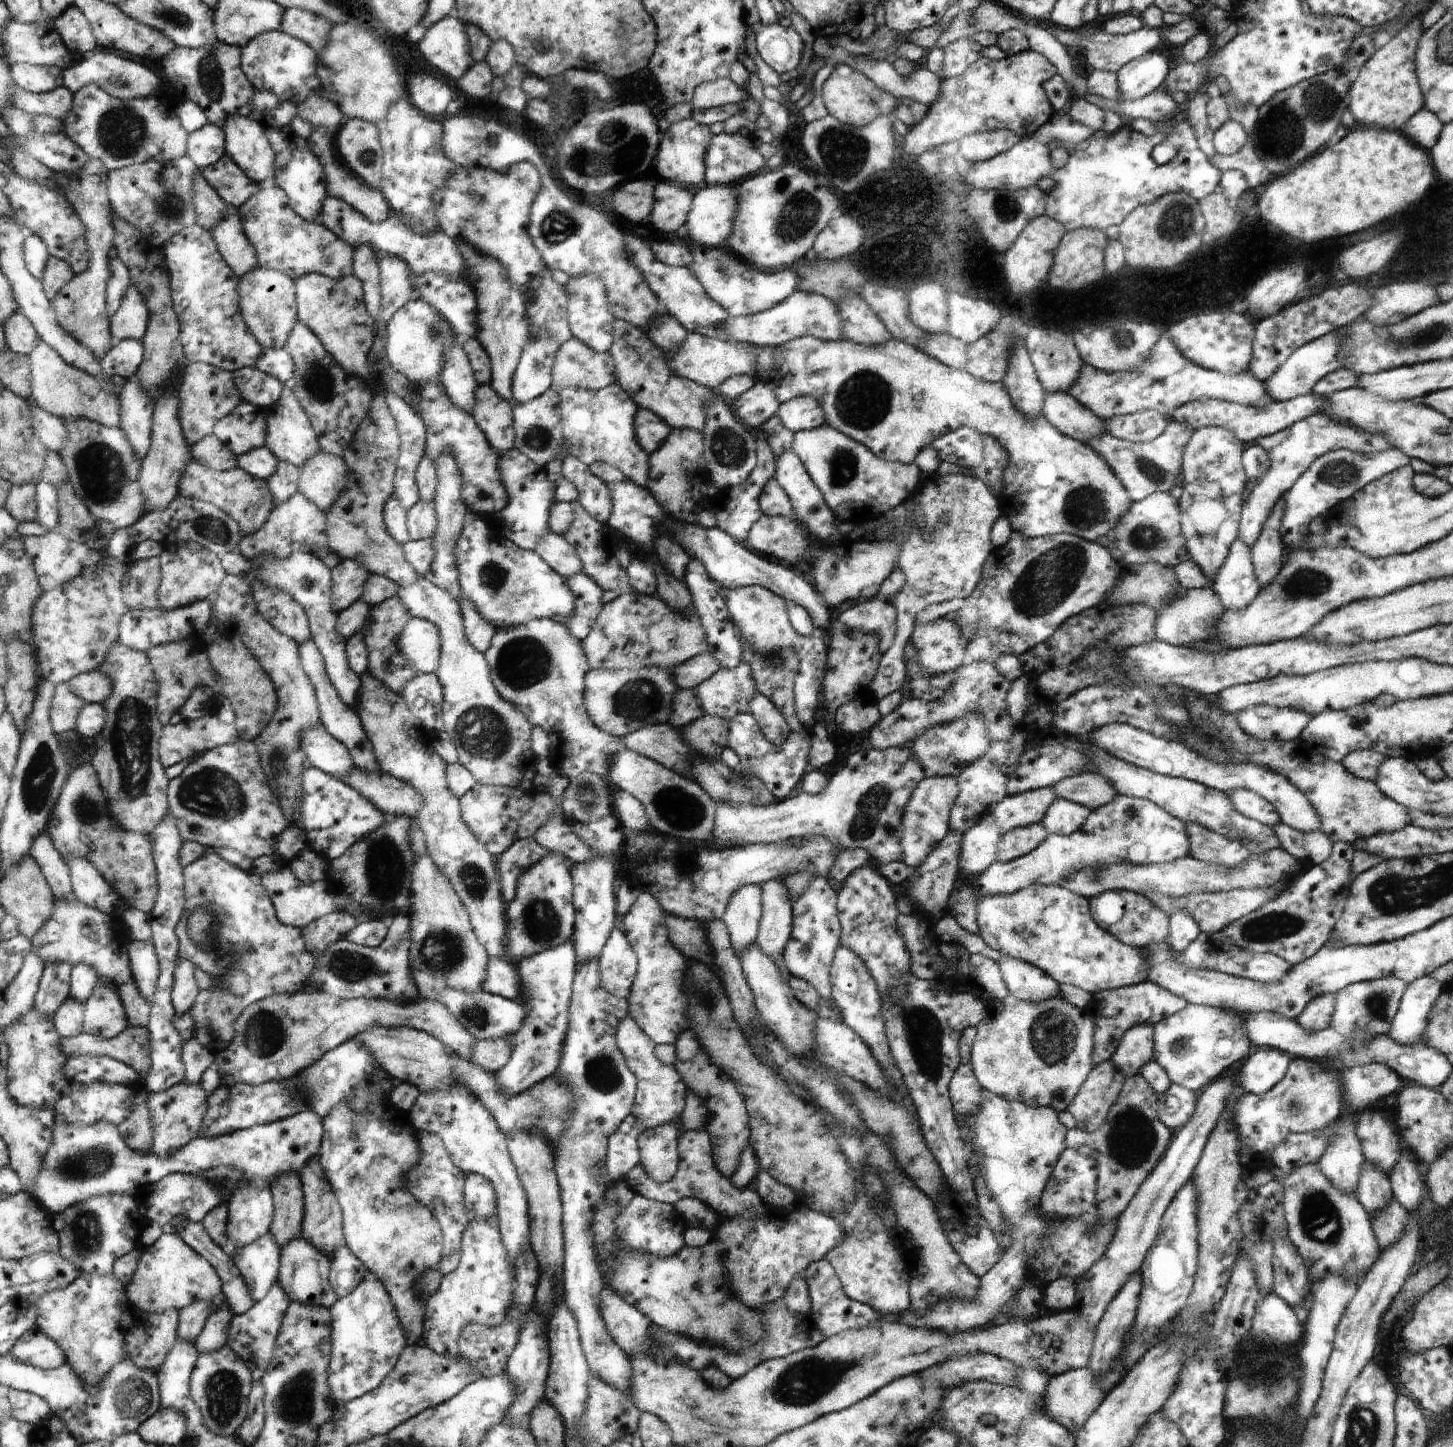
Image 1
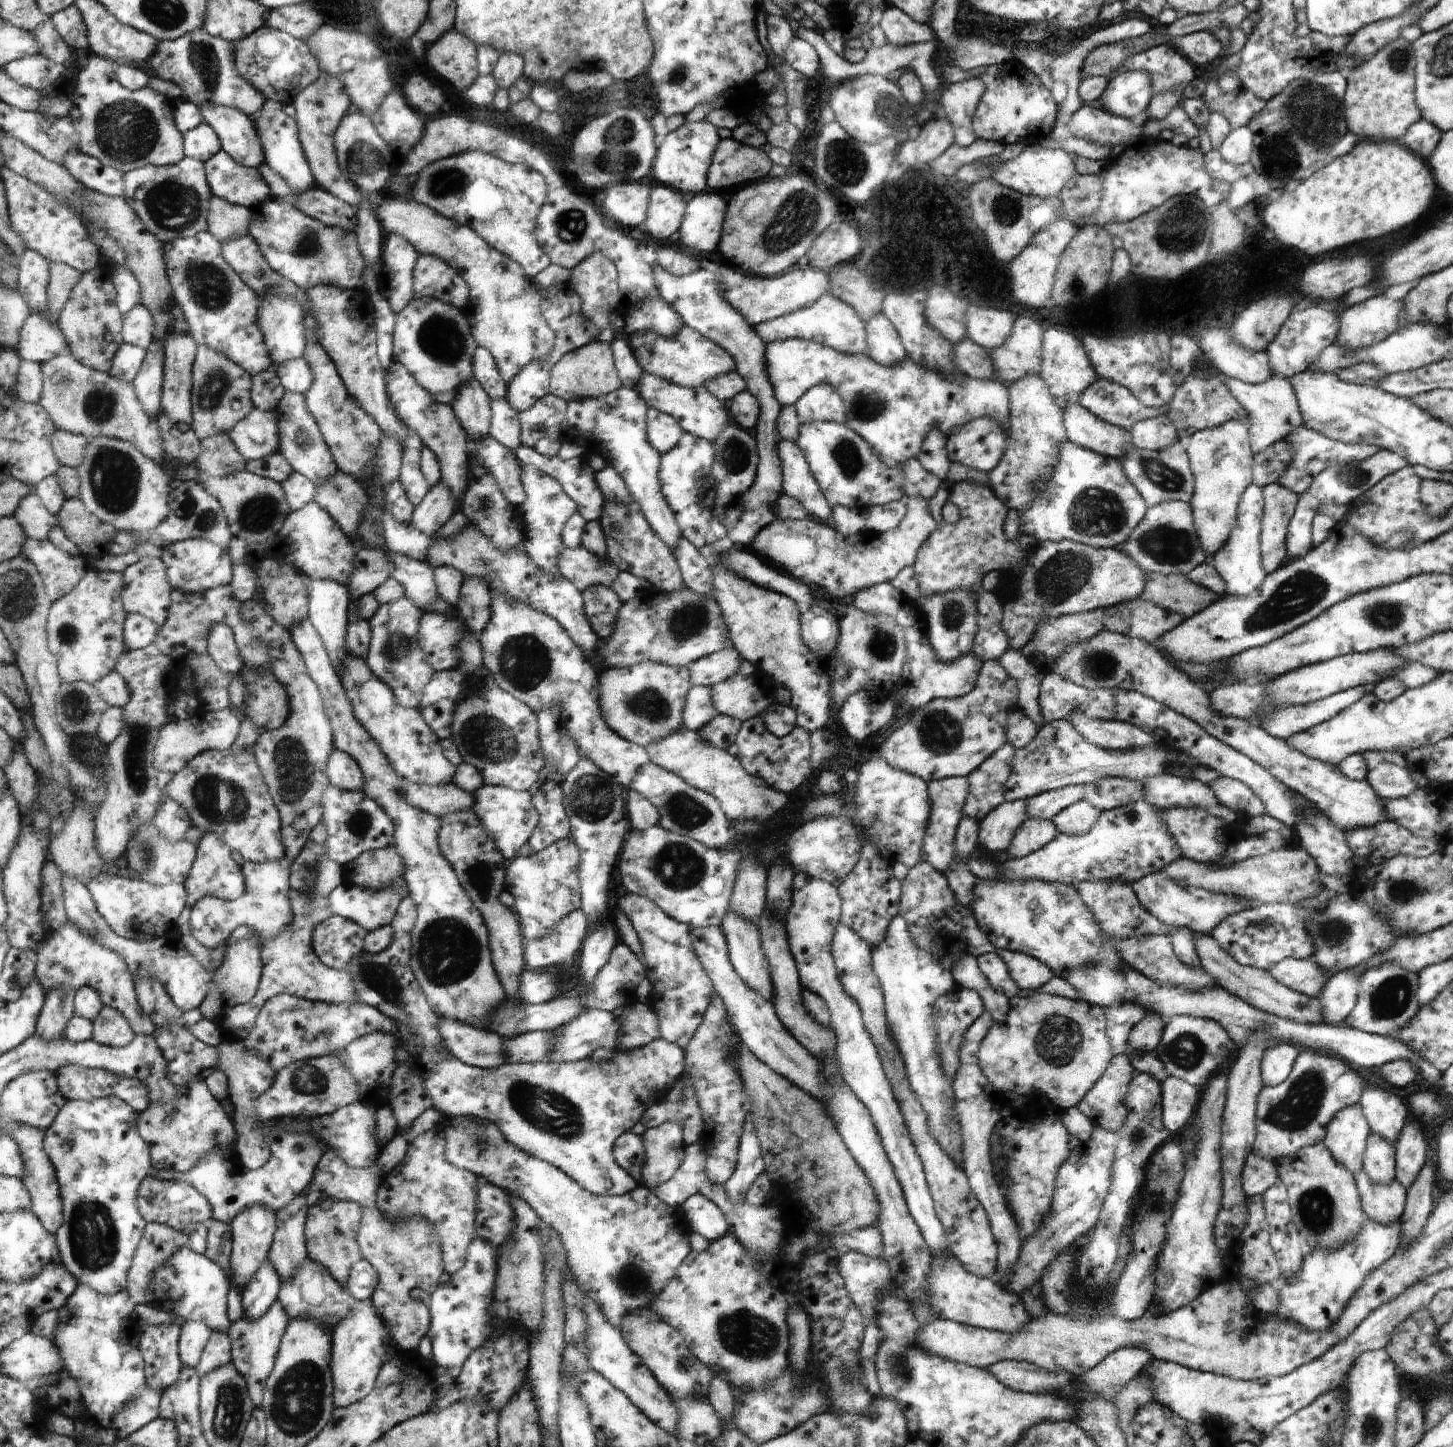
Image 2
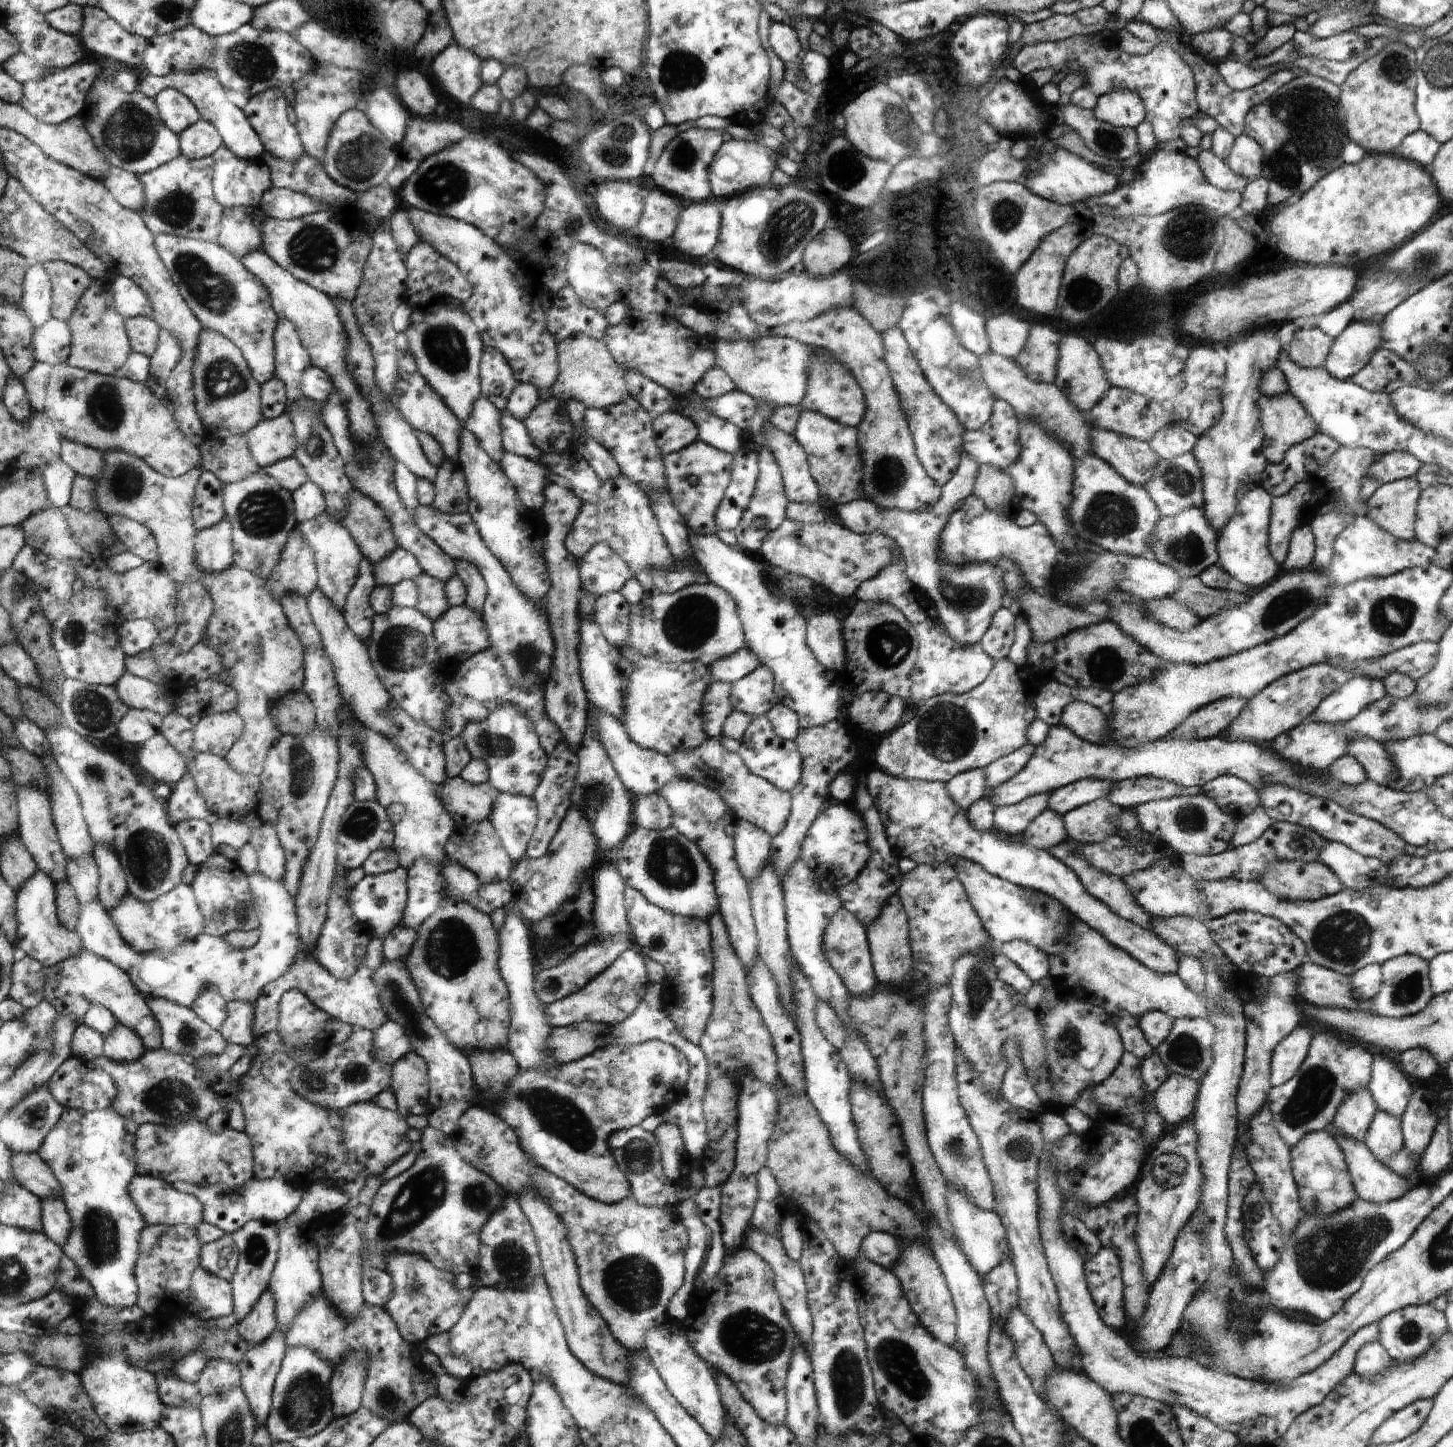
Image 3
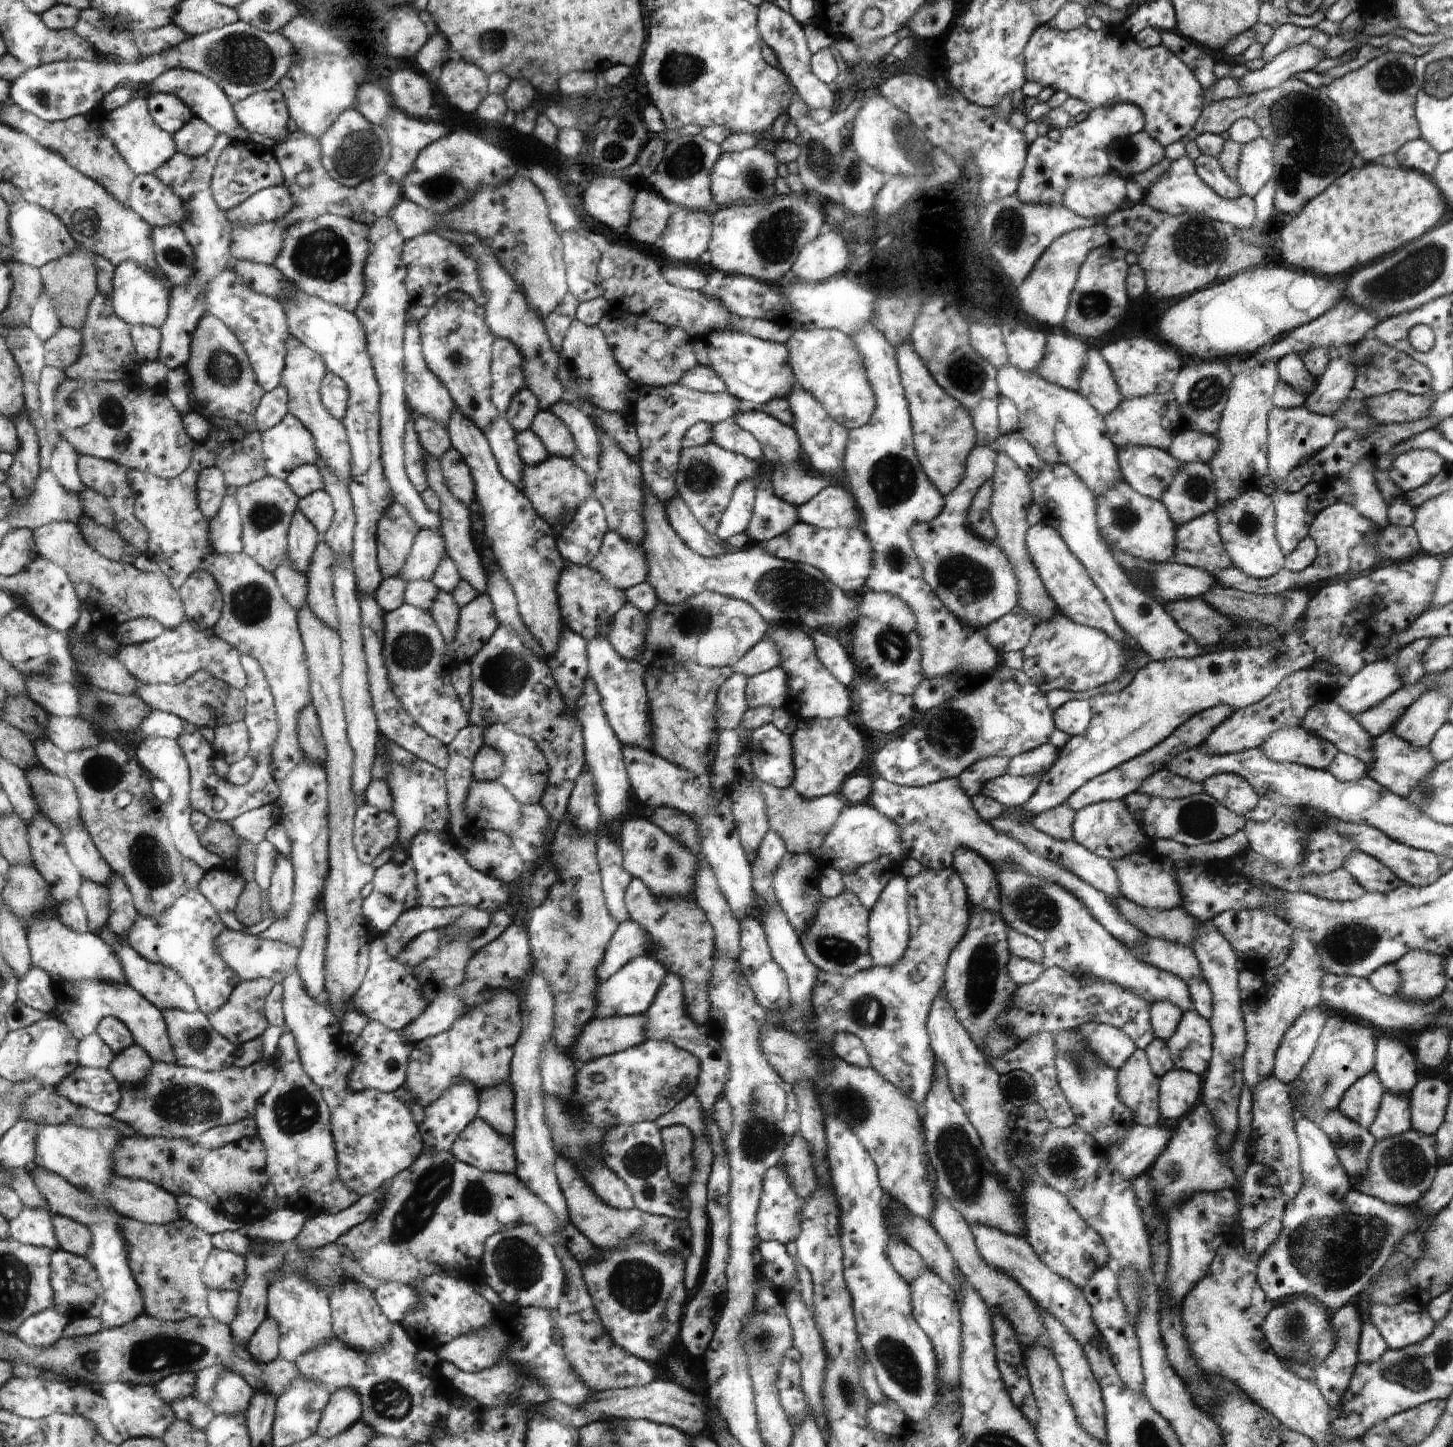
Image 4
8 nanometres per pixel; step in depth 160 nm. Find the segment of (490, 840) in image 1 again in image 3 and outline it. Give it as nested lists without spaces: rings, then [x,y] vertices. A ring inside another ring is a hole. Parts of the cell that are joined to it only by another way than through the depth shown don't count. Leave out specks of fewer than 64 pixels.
[[[499,792],[494,798],[488,822],[494,826],[509,858],[519,862],[537,824],[537,806],[533,798]]]

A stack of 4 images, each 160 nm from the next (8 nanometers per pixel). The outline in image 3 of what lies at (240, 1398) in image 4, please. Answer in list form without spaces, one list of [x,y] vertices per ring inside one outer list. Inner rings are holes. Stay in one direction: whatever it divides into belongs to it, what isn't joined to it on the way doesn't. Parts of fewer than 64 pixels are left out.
[[[214,1360],[200,1382],[203,1396],[210,1396],[216,1392],[226,1392],[230,1388],[240,1386],[240,1372],[234,1364],[226,1362],[226,1360]]]

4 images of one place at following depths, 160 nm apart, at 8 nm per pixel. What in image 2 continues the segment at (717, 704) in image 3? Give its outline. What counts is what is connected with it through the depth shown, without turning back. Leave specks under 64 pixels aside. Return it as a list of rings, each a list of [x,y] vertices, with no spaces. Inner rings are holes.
[[[694,685],[685,701],[684,728],[700,731],[716,719],[718,714],[713,700],[713,688]]]

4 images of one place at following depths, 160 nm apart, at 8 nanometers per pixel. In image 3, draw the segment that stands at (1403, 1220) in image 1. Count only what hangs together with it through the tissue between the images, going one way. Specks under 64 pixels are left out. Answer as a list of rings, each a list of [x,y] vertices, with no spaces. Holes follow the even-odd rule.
[[[1332,1123],[1325,1129],[1336,1138],[1344,1154],[1356,1193],[1361,1200],[1374,1204],[1384,1204],[1404,1196],[1410,1190],[1406,1180],[1394,1174],[1380,1162],[1374,1160],[1366,1144],[1354,1142],[1334,1130]]]

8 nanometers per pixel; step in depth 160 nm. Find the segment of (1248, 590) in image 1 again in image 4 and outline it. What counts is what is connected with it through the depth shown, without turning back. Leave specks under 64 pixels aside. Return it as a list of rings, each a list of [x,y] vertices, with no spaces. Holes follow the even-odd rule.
[[[1251,487],[1234,501],[1219,504],[1214,512],[1222,546],[1235,568],[1256,580],[1266,580],[1284,569],[1285,556],[1276,542],[1276,512],[1270,495],[1263,494],[1259,487]]]

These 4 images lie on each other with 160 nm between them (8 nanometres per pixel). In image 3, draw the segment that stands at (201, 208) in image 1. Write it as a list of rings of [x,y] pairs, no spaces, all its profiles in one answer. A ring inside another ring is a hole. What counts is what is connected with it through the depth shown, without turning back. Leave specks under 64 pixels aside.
[[[226,208],[218,244],[226,246],[230,254],[238,254],[238,258],[258,250],[262,246],[262,218],[258,216],[258,208]]]

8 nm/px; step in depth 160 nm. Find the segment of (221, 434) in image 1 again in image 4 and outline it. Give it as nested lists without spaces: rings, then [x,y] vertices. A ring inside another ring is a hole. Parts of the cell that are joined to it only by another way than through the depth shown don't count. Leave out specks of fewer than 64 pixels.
[[[292,414],[262,434],[262,446],[266,472],[270,476],[282,478],[282,481],[289,478],[298,466],[314,465],[320,455],[316,440],[301,420]]]

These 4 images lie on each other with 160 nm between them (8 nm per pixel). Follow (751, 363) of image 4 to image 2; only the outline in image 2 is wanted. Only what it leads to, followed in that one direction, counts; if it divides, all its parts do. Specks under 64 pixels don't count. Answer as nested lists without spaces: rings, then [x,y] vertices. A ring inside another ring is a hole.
[[[789,339],[786,341],[770,343],[765,346],[765,354],[770,383],[774,388],[775,398],[781,406],[794,405],[809,389],[813,389],[814,386],[820,386],[822,384],[832,386],[832,388],[836,390],[836,394],[840,394],[840,396],[842,396],[842,400],[844,400],[844,403],[846,404],[846,410],[848,413],[846,414],[845,425],[849,427],[850,430],[854,430],[855,434],[864,438],[866,443],[868,443],[870,448],[873,449],[873,452],[879,457],[881,462],[888,464],[890,467],[899,466],[901,463],[908,461],[911,457],[917,457],[924,446],[925,438],[933,432],[934,429],[940,430],[943,434],[948,436],[950,433],[958,430],[958,428],[969,424],[971,421],[974,421],[979,417],[992,418],[993,420],[998,421],[1001,426],[1004,426],[1004,428],[1006,428],[1010,422],[1010,413],[1012,412],[1012,408],[1009,406],[1009,388],[1006,384],[1003,384],[999,380],[974,379],[969,378],[968,376],[962,376],[962,374],[948,375],[944,371],[932,371],[930,368],[922,367],[921,364],[914,363],[913,361],[910,361],[909,358],[906,358],[906,361],[901,363],[899,366],[886,367],[881,363],[878,364],[876,360],[870,358],[867,354],[842,354],[840,350],[834,350],[833,347],[826,346],[826,344],[805,339]]]

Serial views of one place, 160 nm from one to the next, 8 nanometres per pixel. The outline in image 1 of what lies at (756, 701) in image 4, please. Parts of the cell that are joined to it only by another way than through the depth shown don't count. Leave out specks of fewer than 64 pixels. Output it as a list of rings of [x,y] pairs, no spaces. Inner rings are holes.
[[[741,661],[736,668],[720,669],[708,680],[695,686],[694,692],[705,714],[730,721],[739,714],[746,713],[753,698],[761,694],[757,689],[757,681],[753,677],[751,666],[744,661]]]

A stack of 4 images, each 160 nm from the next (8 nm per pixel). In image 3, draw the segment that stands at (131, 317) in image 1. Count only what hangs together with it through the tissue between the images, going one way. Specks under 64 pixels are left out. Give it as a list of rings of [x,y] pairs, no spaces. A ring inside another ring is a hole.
[[[140,316],[140,318],[126,320],[126,326],[128,326],[130,340],[134,344],[134,350],[144,352],[153,358],[160,346],[161,327],[158,322],[154,318]]]

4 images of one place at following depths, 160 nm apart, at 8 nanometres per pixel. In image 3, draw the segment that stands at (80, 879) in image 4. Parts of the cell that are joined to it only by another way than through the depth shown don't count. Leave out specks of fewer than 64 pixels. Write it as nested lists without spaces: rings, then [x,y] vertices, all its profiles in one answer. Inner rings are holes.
[[[20,788],[20,822],[22,822],[22,838],[28,844],[30,852],[34,854],[38,866],[42,870],[46,870],[46,874],[50,874],[54,878],[54,882],[64,882],[68,876],[68,860],[66,860],[66,852],[60,844],[58,838],[58,828],[56,828],[56,820],[52,814],[52,802],[50,798],[34,788]]]

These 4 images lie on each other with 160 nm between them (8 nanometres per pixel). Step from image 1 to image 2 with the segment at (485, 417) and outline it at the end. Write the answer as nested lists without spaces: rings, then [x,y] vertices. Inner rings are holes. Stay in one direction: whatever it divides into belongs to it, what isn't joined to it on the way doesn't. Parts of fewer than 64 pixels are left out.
[[[492,400],[492,425],[489,435],[509,450],[517,450],[521,446],[521,426],[518,412],[508,404],[508,400]]]

